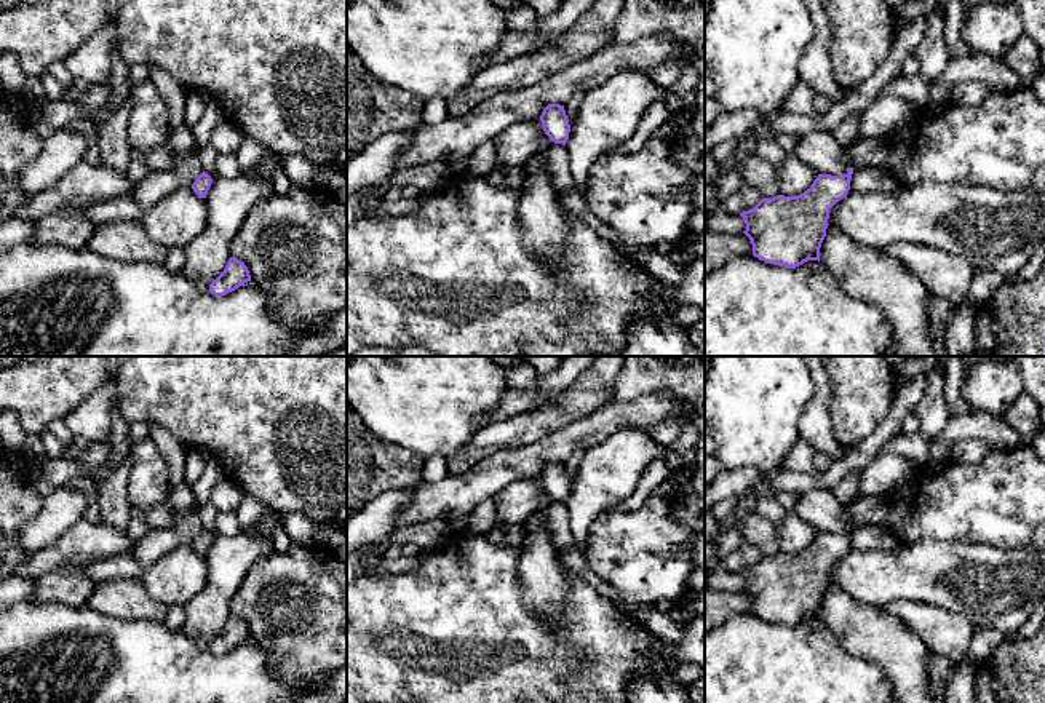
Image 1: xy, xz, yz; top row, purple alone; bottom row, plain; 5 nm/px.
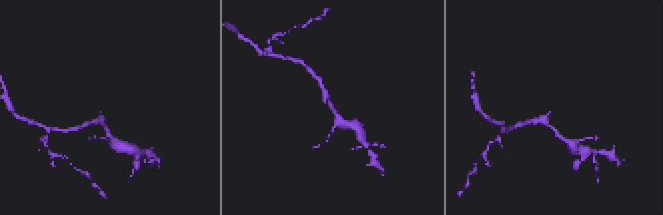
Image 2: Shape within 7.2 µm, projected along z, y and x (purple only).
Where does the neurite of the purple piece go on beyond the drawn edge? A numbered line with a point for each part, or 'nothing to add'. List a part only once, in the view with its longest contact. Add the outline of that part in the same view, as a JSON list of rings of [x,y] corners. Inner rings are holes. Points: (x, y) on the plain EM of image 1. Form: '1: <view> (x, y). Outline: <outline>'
nothing to add

